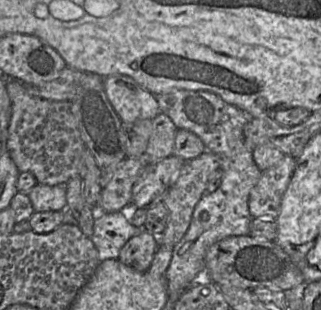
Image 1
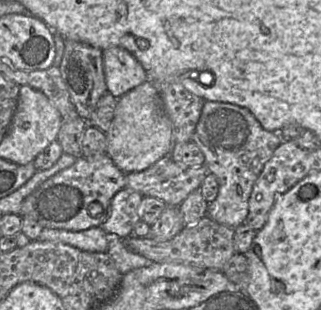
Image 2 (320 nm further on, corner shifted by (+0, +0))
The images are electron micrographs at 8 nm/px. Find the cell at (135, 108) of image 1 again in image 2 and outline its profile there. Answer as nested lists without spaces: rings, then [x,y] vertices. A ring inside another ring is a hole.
[[[122,47],[103,50],[103,69],[107,90],[117,99],[148,81],[141,63]]]

